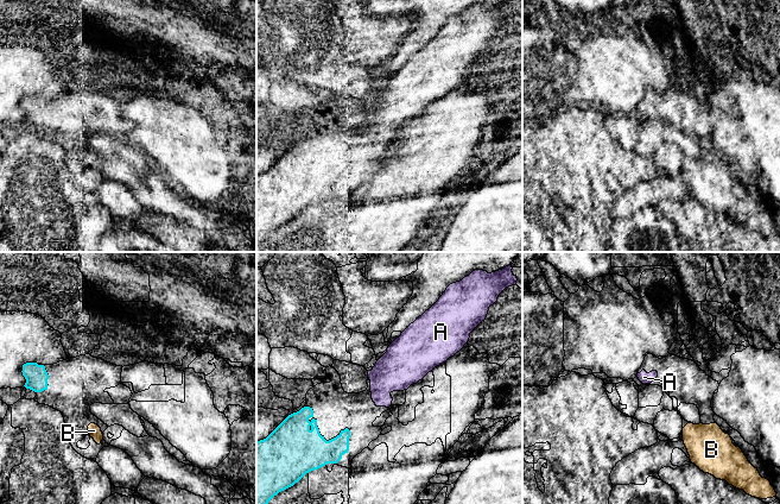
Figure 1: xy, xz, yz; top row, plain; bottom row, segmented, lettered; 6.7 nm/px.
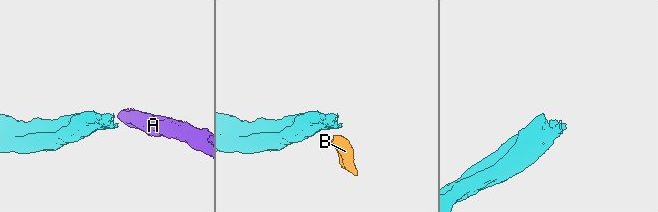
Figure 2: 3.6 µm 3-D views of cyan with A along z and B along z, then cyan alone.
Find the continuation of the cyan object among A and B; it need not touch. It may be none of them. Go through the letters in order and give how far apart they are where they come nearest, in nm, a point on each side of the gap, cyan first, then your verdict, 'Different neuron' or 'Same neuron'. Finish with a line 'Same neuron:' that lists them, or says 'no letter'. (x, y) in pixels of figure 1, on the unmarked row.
A: Distance 240 nm. Across: xz (349, 164), (375, 138). Same neuron
B: Distance 380 nm. Across: xy (46, 123), (88, 159). Different neuron
Same neuron: A

